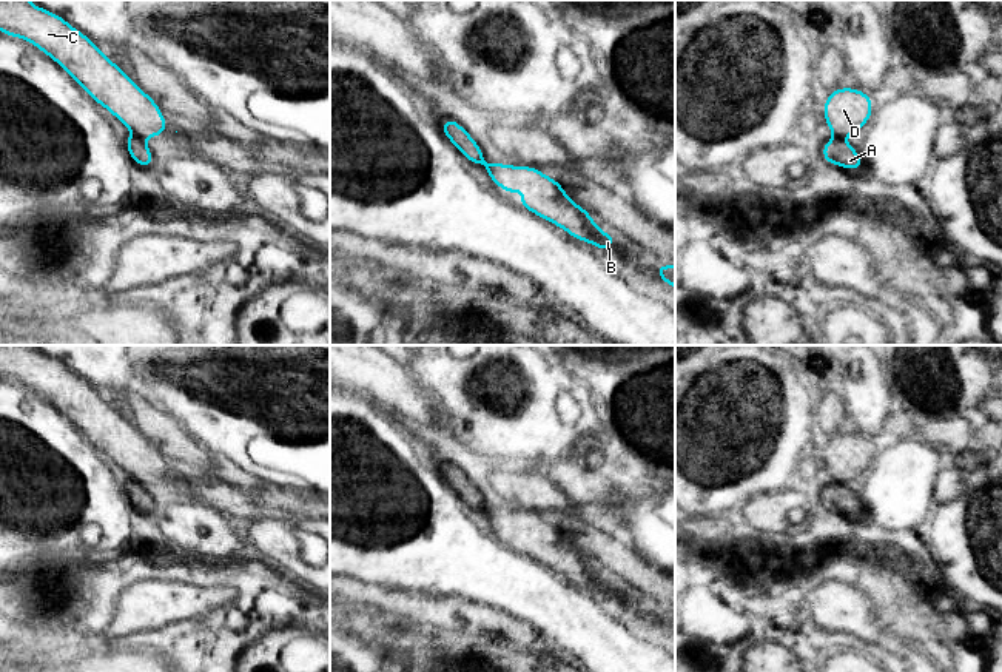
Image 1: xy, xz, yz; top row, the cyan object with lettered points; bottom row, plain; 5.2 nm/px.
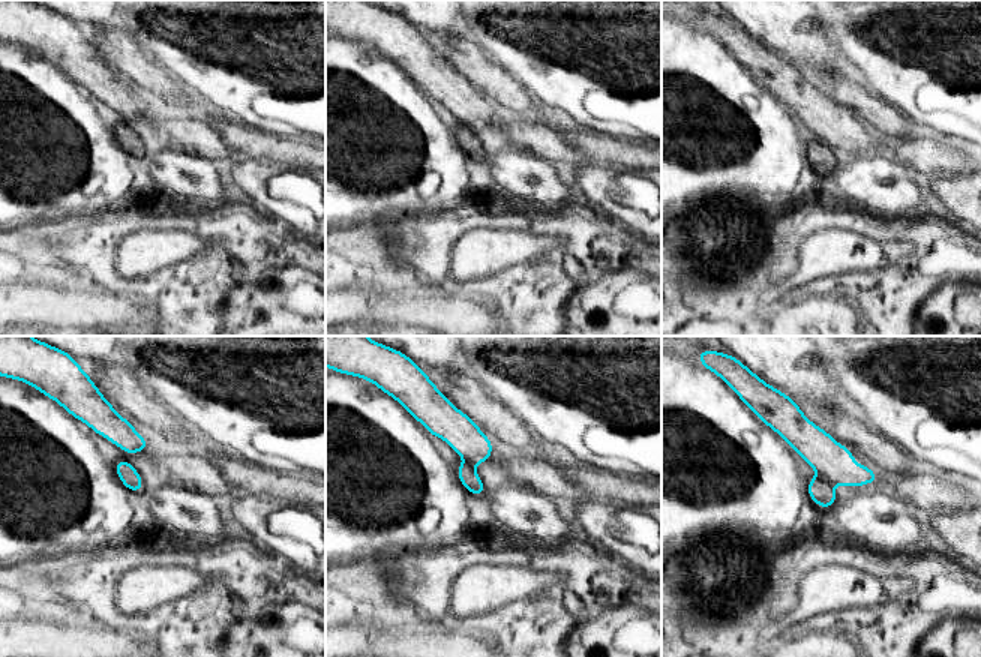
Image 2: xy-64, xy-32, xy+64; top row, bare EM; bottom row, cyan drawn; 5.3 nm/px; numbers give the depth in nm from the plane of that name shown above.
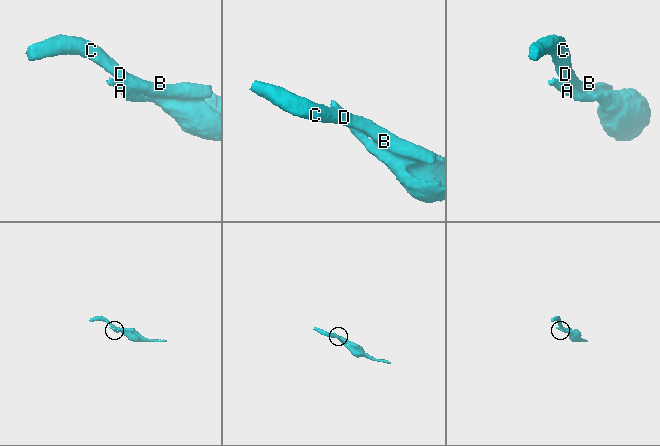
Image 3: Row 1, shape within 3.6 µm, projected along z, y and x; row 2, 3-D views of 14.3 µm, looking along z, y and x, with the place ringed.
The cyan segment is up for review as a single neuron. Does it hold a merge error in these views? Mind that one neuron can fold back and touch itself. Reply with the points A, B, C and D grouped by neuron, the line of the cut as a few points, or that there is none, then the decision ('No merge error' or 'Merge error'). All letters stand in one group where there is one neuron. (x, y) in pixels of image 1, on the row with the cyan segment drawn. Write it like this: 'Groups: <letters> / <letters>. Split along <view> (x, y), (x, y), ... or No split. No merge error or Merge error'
Groups: A / B C D. Split along xy (134, 134), (141, 139). Merge error

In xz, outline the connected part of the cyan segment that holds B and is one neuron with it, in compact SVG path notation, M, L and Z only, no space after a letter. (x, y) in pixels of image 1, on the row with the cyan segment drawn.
M484 162L484 168L495 186L498 190L504 186L509 196L515 196L516 190L524 186L526 193L519 199L519 207L563 228L573 239L592 244L601 251L617 244L617 237L612 233L604 234L592 220L590 213L564 193L560 182L543 174L536 166Z

